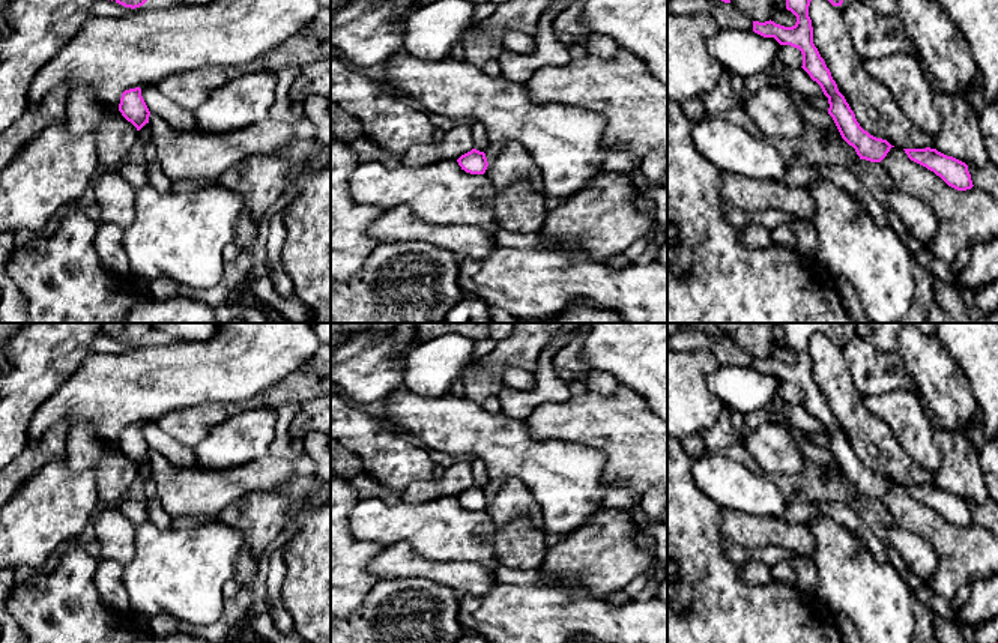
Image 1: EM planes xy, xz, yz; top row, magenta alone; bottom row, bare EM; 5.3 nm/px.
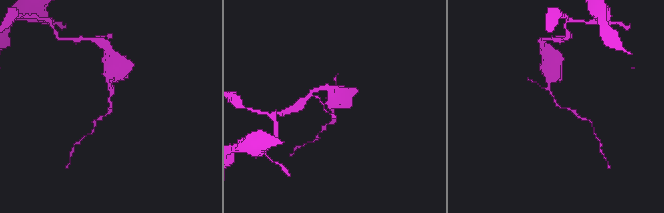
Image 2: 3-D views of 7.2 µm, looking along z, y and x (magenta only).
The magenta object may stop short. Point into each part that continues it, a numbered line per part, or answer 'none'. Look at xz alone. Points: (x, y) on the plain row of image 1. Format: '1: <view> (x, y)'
none

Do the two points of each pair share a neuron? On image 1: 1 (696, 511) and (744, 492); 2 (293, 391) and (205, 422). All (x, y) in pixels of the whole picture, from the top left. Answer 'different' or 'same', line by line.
1: different
2: same

